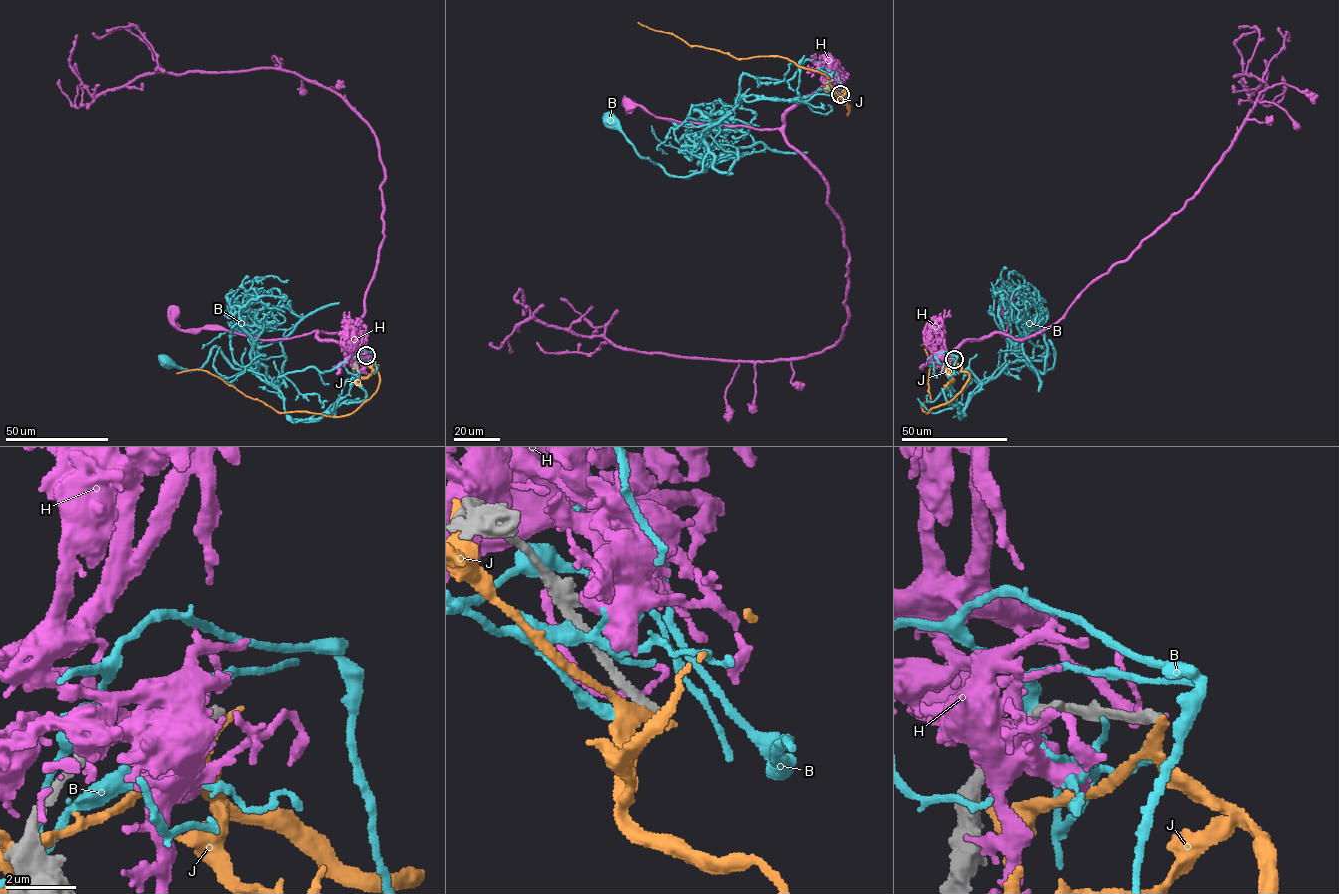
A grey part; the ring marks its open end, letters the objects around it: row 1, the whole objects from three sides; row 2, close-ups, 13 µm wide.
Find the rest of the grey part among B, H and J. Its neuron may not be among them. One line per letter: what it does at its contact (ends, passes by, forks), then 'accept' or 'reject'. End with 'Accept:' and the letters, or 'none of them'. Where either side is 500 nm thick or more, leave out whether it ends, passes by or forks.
B: it ends | reject
H: it passes by | reject
J: it ends | reject
Accept: none of them

